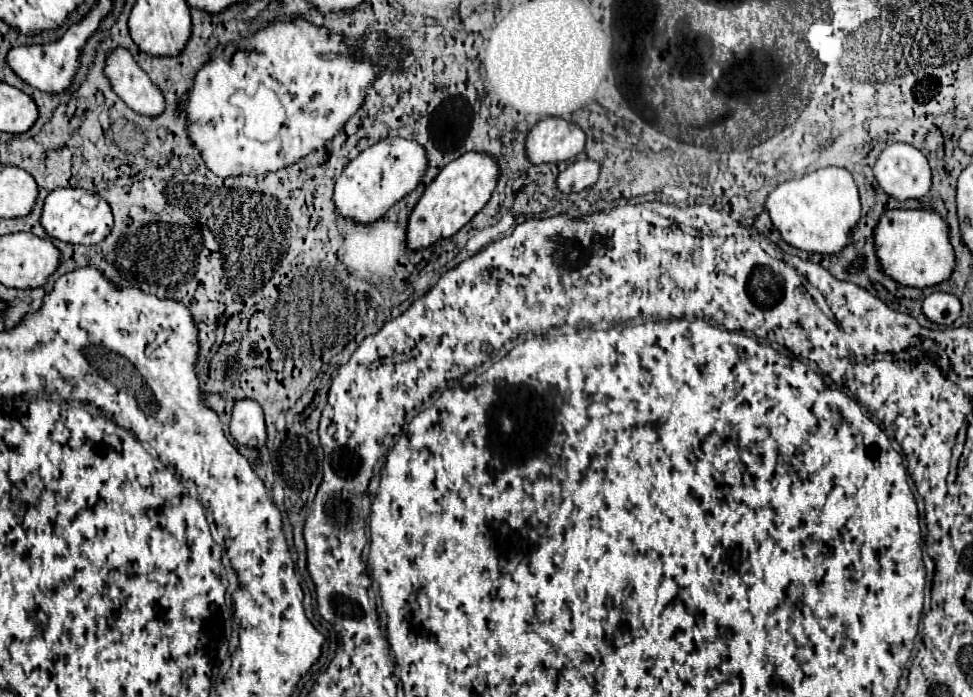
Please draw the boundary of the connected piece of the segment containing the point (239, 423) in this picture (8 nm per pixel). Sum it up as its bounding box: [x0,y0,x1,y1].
[230,399,266,449]

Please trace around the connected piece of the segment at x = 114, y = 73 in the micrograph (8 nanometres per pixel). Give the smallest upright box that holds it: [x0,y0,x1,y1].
[104,47,164,117]

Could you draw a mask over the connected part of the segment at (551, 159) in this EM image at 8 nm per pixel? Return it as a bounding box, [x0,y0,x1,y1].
[526,117,584,165]

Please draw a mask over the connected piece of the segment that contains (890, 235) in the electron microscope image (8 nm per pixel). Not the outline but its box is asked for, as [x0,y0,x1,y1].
[874,209,956,289]

